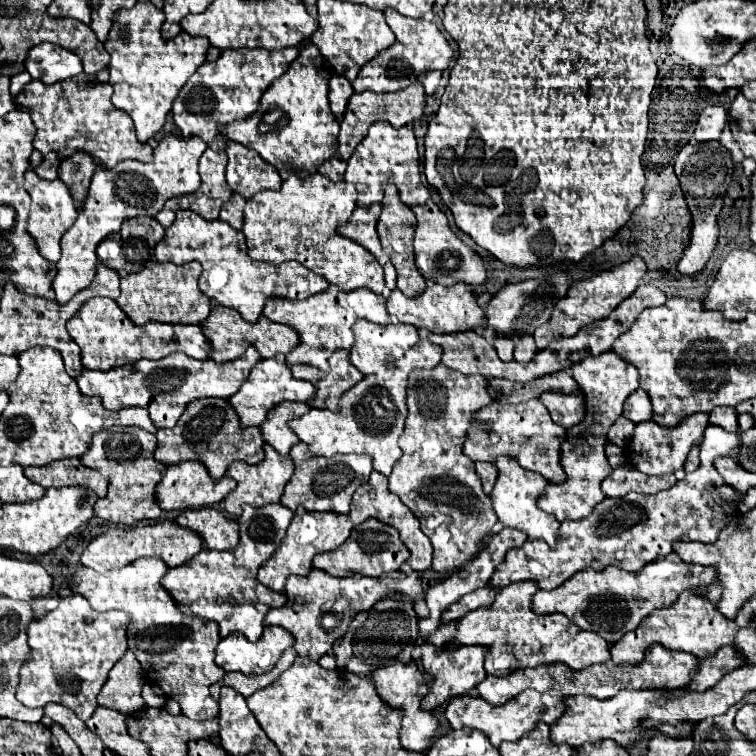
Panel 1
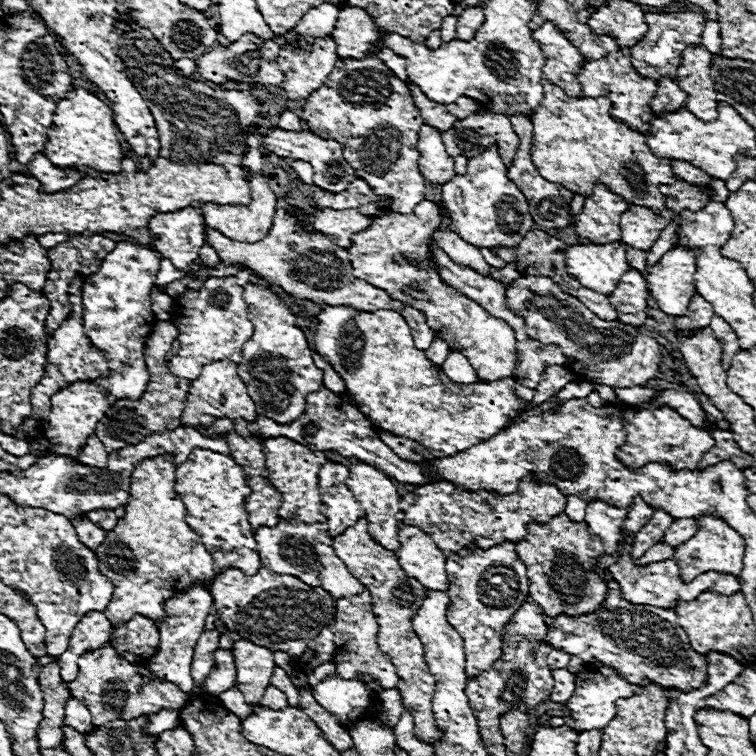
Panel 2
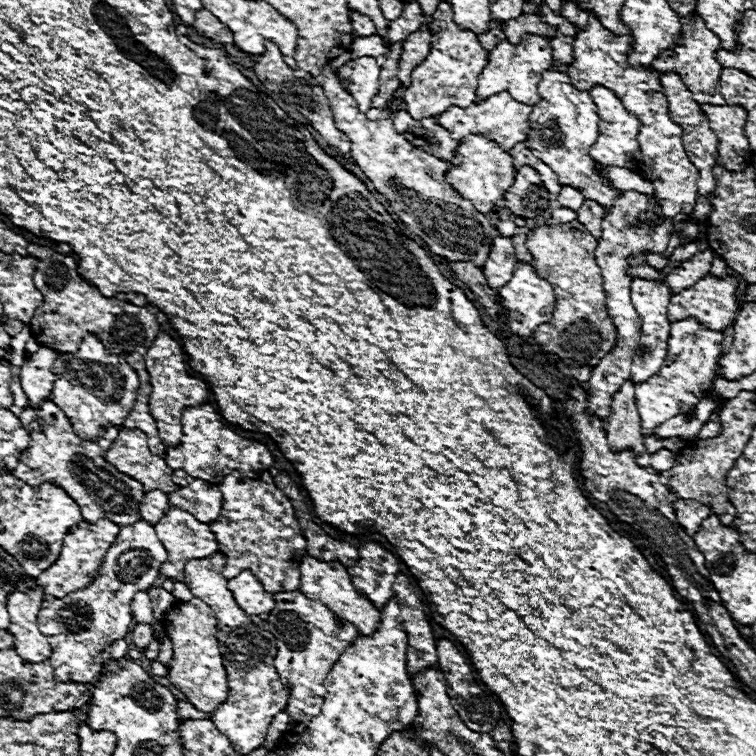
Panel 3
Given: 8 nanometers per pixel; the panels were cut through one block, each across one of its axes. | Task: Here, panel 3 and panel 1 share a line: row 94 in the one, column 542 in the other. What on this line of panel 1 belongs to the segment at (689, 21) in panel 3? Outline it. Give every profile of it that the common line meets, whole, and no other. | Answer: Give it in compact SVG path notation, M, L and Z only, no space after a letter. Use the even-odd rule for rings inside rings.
M524 690L520 692L520 696L516 696L512 702L504 704L504 706L492 706L480 698L468 698L468 696L458 696L452 698L446 706L446 718L450 722L450 726L454 730L460 728L472 728L472 730L480 730L488 736L488 740L492 742L492 746L500 746L500 742L516 742L520 740L520 736L524 736L524 732L530 732L532 728L536 728L538 722L544 724L552 724L554 720L558 720L560 712L564 712L564 698L558 692L536 692L536 690Z

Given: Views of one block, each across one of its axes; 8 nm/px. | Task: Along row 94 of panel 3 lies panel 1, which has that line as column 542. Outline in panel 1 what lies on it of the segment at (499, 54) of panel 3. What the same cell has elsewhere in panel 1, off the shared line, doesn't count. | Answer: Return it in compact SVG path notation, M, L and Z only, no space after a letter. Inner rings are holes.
M506 456L498 458L494 462L494 466L498 468L498 480L494 484L494 490L492 490L490 498L492 498L492 508L494 508L496 516L498 516L498 520L508 528L520 528L522 532L526 532L528 540L530 538L532 540L540 538L540 540L546 540L548 544L554 544L560 522L552 520L552 516L548 516L546 512L542 512L536 506L536 498L540 496L540 492L544 492L548 482L538 472L524 470L516 460L506 458Z

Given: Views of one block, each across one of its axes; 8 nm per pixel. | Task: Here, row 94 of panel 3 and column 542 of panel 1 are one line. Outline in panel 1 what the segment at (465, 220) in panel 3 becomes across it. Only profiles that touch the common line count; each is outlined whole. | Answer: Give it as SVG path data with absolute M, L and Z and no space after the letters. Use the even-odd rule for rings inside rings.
M632 258L630 262L618 266L618 268L612 268L612 270L606 270L606 272L600 272L598 276L594 278L588 278L588 280L582 280L582 282L576 282L570 286L568 294L560 300L560 304L556 304L554 312L552 312L552 320L548 320L548 324L540 326L536 332L534 332L534 340L536 340L536 348L538 350L544 350L546 344L552 340L552 338L568 338L568 336L576 336L578 330L582 330L584 326L592 324L594 320L602 320L602 318L608 318L608 314L626 298L632 296L632 292L644 284L644 278L646 278L646 266L642 262L642 258Z

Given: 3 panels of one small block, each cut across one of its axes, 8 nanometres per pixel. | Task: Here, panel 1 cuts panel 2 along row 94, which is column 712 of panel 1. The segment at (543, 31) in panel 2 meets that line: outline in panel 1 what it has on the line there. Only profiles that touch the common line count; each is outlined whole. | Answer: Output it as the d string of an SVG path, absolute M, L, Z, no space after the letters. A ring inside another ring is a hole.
M674 552L646 564L640 572L626 572L622 568L608 568L604 572L592 572L590 568L584 572L576 572L568 578L560 588L544 592L538 590L532 596L532 612L534 614L566 614L576 626L584 630L592 630L600 634L608 644L620 640L626 632L634 630L652 610L664 608L672 604L682 590L712 584L716 580L716 572L696 564L684 564Z

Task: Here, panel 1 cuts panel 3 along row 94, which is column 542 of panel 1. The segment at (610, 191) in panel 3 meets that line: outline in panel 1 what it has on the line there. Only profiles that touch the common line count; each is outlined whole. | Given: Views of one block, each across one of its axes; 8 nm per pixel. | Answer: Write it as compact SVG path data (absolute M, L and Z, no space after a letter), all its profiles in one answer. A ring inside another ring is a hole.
M708 426L704 430L702 436L702 446L700 446L700 466L698 470L686 474L684 480L676 482L672 488L656 492L656 494L638 494L638 492L630 492L628 496L622 498L604 498L588 518L584 520L564 520L564 524L560 524L558 530L558 540L556 544L550 548L544 540L528 540L526 544L522 544L520 548L512 548L508 550L504 562L496 568L496 572L492 574L492 578L488 580L490 588L504 588L512 582L536 582L536 586L540 590L554 590L558 588L562 582L566 582L572 574L584 570L584 568L592 568L592 570L604 570L608 566L620 566L624 570L640 570L644 564L650 564L652 560L666 556L672 552L672 544L678 540L698 540L698 542L716 542L720 528L716 526L716 510L714 504L738 504L742 500L742 494L738 494L734 488L728 488L728 484L724 484L724 480L720 480L720 474L716 472L716 468L712 468L712 460L716 456L736 456L736 448L740 448L740 438L738 432L726 432L720 426Z

